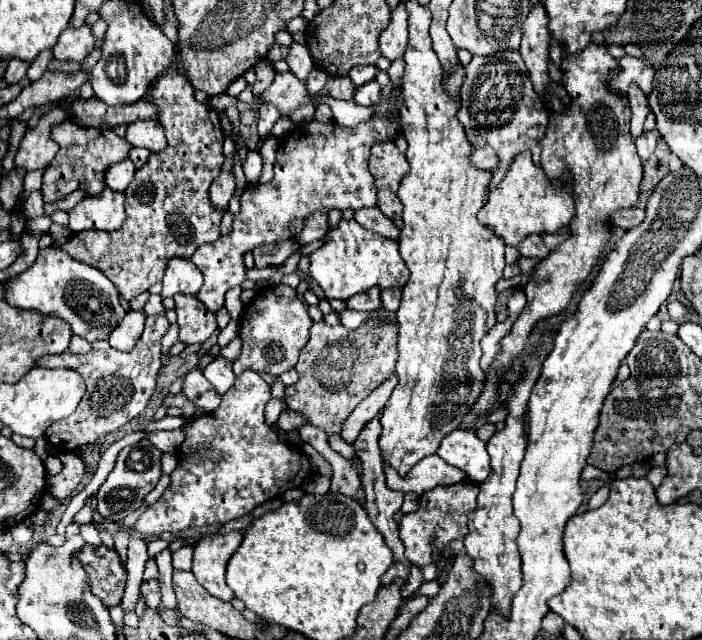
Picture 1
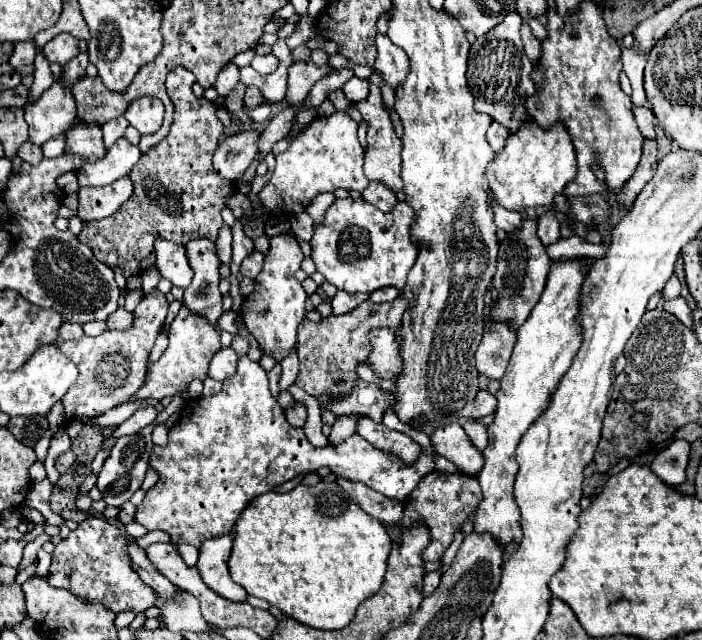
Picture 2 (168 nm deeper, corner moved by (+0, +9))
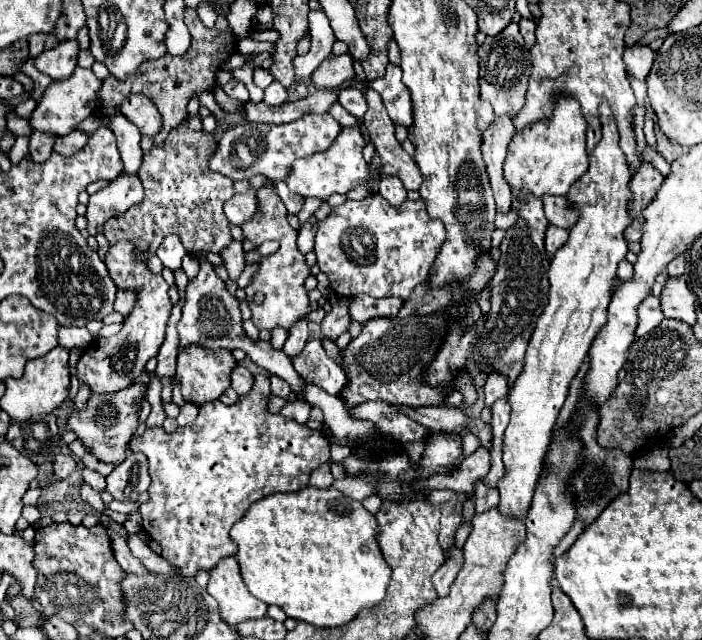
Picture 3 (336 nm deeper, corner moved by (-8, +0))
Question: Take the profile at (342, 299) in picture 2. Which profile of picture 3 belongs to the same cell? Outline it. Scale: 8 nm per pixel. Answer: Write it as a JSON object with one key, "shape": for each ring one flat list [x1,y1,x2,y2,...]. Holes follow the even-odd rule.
{"shape":[[331,294,329,302,331,302,333,310,323,318,321,334,327,340,337,340,339,334,343,334,349,328,349,324,351,324,349,306,347,306,345,298,339,298,339,294]]}

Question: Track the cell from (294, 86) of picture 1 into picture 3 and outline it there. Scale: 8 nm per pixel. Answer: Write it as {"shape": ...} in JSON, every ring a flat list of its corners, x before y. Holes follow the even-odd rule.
{"shape":[[341,54,341,56,325,58,323,64,313,72,311,82,317,88,337,88,353,78,355,78,353,58,349,54]]}

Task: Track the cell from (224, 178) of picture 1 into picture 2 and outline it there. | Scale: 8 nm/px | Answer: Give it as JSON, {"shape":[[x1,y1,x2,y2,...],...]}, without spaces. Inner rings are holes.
{"shape":[[247,131,239,133,235,137,227,137,219,143,215,155,213,155,213,167,215,171,229,181,237,181,247,167,251,165,255,153,257,153,257,133]]}

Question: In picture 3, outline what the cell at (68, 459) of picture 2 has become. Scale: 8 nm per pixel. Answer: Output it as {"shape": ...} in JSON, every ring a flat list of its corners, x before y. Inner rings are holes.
{"shape":[[55,456,53,458,53,474,57,474,61,480,67,478,75,470,75,458,73,456]]}

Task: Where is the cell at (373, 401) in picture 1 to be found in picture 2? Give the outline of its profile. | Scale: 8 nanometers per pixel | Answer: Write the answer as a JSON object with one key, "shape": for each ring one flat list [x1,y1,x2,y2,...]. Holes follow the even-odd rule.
{"shape":[[357,413,337,417,329,441,331,441,331,443,341,443,341,441,345,441,347,437,355,435,355,421,359,421,359,417,361,417,361,415,357,415]]}

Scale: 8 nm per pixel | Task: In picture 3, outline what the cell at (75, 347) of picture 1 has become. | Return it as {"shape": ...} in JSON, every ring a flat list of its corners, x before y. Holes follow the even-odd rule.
{"shape":[[59,326,59,346,63,348,75,348,75,346,89,346,93,336,87,328,75,328,75,326]]}

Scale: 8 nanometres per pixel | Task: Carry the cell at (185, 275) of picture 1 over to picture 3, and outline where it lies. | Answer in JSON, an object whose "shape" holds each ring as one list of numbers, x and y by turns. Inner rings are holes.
{"shape":[[169,234,167,238,163,238,163,242,157,250,157,256,163,262,163,266,167,266,171,270,181,268,181,260,183,260,185,254,187,252,185,252,183,244,179,242,179,236,175,236,175,234]]}

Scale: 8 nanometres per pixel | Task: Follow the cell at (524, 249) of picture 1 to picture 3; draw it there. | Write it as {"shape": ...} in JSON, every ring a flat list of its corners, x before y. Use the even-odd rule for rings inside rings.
{"shape":[[495,116,491,126,483,132,483,158,487,164,487,174,493,186,493,196,497,202,497,212,507,214,511,210,511,188,503,178,503,160,507,154,507,144,515,134,515,116]]}

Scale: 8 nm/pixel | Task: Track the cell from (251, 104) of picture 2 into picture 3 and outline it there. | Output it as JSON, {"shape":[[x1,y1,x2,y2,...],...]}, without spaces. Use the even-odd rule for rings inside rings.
{"shape":[[271,82,265,88,265,98,263,100,267,104,283,104,283,102,287,102,287,98,289,98,289,94,287,94,287,90,279,82]]}

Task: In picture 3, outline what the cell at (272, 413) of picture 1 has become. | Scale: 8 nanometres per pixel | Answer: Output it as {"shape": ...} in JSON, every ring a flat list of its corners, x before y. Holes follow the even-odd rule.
{"shape":[[303,318,303,322,297,322,295,326,291,326,289,338,287,338,285,346,283,346,283,352,287,356,299,354,303,350,303,346,305,346,307,338,309,338,309,334,307,334,307,318]]}

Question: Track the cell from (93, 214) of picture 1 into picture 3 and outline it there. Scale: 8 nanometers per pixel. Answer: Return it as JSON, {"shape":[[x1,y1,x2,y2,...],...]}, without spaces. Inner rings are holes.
{"shape":[[119,174,109,186,101,188,89,198,87,204,87,232,95,236,95,230,109,218,127,212,131,206,143,200,143,184,137,174]]}

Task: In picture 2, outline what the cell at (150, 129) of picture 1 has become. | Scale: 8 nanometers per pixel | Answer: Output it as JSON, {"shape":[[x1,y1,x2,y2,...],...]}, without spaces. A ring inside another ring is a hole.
{"shape":[[139,97,125,111,125,119,141,133,149,135,159,131,163,121,163,103,155,97]]}

